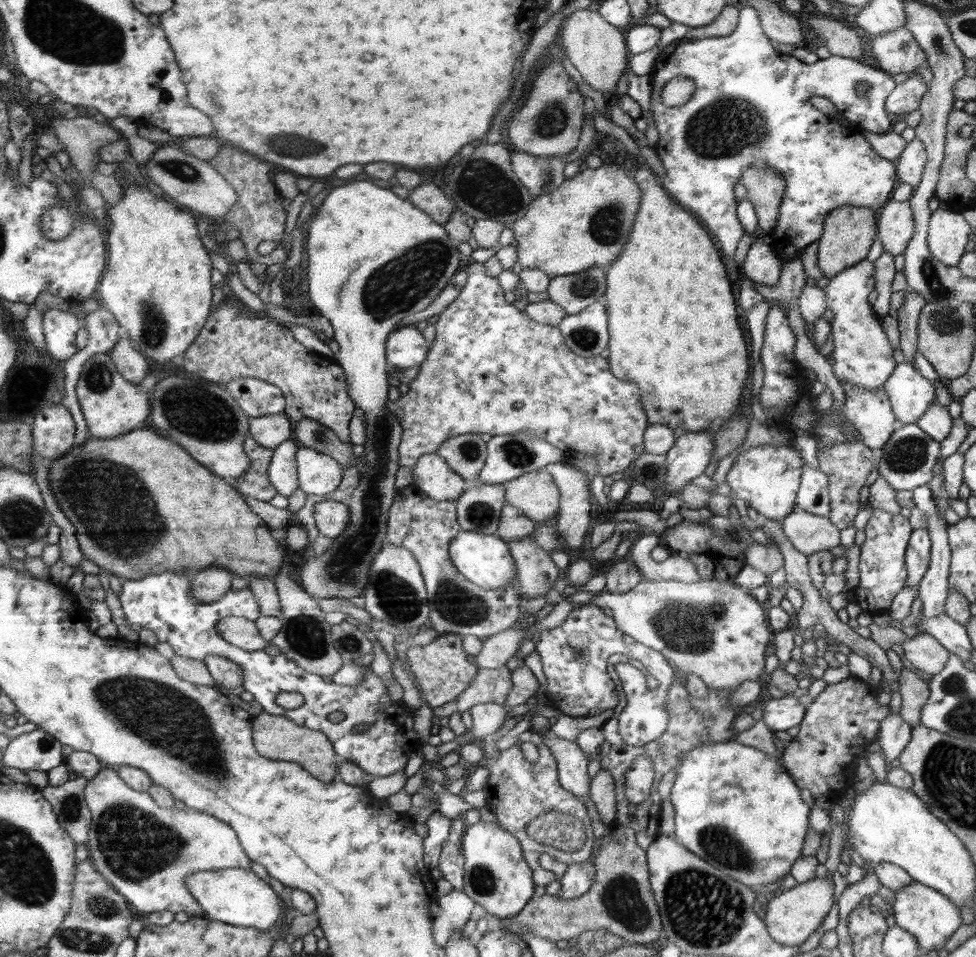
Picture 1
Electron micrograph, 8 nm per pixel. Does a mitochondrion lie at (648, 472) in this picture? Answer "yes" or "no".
yes

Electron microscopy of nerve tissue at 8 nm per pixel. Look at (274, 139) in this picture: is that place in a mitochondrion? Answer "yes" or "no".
yes

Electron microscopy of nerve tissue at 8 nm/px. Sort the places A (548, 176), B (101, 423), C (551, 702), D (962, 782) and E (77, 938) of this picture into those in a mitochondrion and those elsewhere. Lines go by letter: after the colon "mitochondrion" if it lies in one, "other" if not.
A: mitochondrion
B: other
C: other
D: mitochondrion
E: mitochondrion

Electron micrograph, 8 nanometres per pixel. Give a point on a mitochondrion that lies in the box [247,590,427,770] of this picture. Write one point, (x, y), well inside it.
(306, 635)

